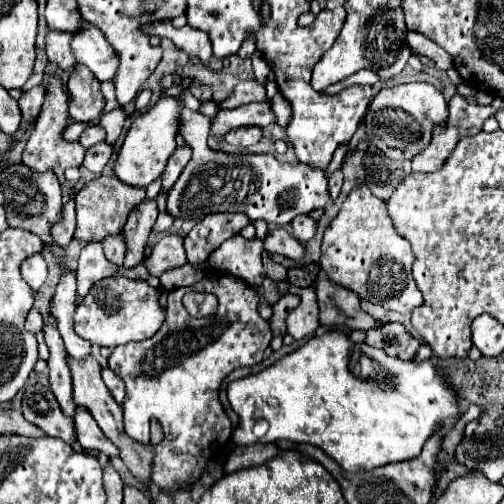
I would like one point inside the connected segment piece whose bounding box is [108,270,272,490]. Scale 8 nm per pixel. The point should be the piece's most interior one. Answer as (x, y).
(175, 375)

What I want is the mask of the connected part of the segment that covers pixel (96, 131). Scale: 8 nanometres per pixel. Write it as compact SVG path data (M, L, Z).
M92 126L92 128L88 128L88 130L82 132L82 136L80 136L80 144L82 144L84 148L90 148L90 146L102 142L104 138L106 138L106 132L102 130L102 126Z

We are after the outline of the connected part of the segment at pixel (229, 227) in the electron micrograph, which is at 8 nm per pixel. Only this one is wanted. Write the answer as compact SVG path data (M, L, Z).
M212 214L202 218L184 238L190 264L204 264L208 256L228 238L236 236L248 218L244 214Z

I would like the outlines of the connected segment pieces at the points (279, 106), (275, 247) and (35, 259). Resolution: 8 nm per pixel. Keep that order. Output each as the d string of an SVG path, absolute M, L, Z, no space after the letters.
M280 92L274 96L274 114L276 114L276 118L278 118L278 124L280 124L282 128L286 128L286 126L288 126L288 118L292 118L292 112L290 112L288 100L286 100Z
M274 228L268 232L264 240L264 248L272 254L282 254L290 260L302 260L304 258L304 244L296 242L292 234L288 234L284 228Z
M34 254L34 256L26 258L20 266L20 272L22 272L24 280L30 284L30 288L38 290L46 280L46 262L44 262L42 254Z

